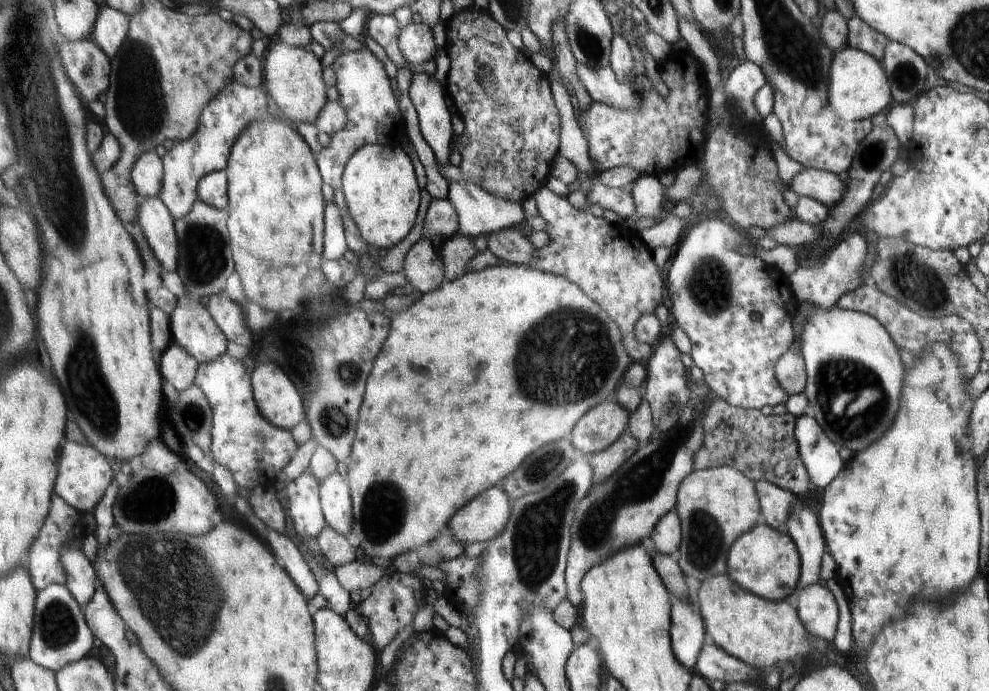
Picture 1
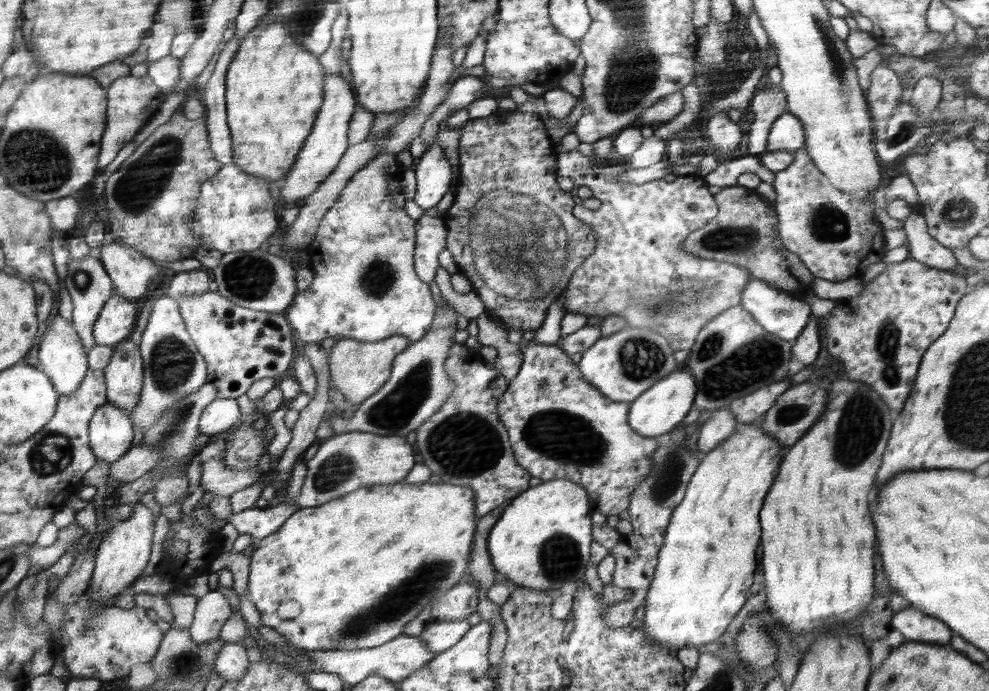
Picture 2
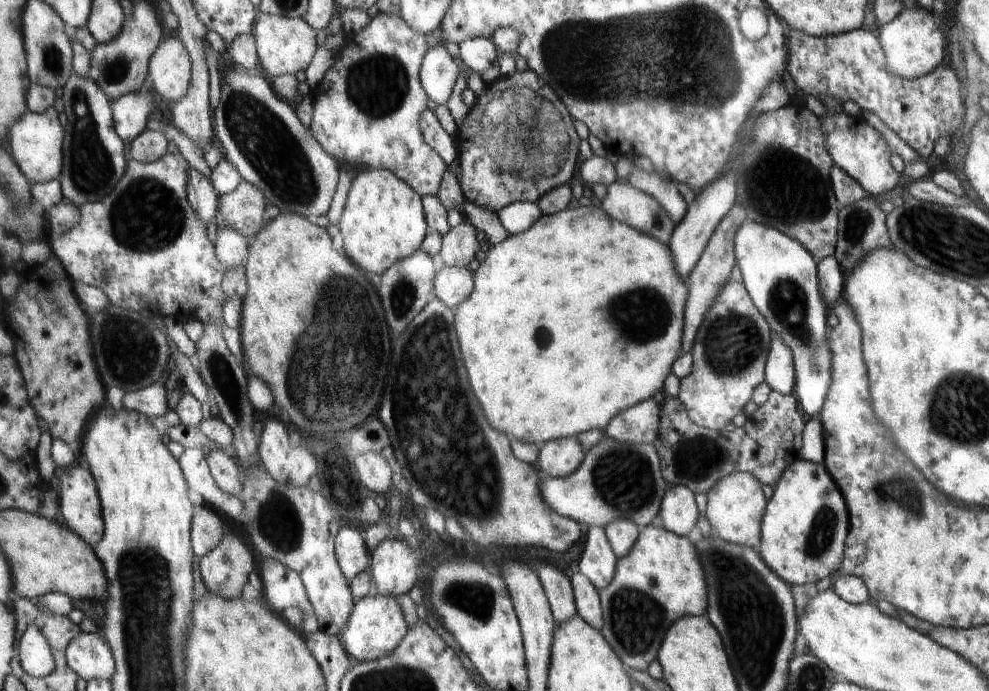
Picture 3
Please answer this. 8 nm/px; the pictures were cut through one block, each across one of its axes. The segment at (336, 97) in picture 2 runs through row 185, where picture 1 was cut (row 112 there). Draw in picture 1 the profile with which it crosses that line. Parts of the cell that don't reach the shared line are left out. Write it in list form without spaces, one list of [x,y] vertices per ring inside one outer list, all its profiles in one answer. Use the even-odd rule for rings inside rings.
[[[276,42],[262,58],[263,78],[266,78],[266,88],[270,91],[270,96],[274,102],[282,109],[285,118],[290,118],[292,124],[302,122],[302,124],[315,124],[318,114],[321,114],[322,106],[326,105],[328,94],[326,94],[326,84],[322,77],[322,63],[308,48],[293,47],[289,43]]]

